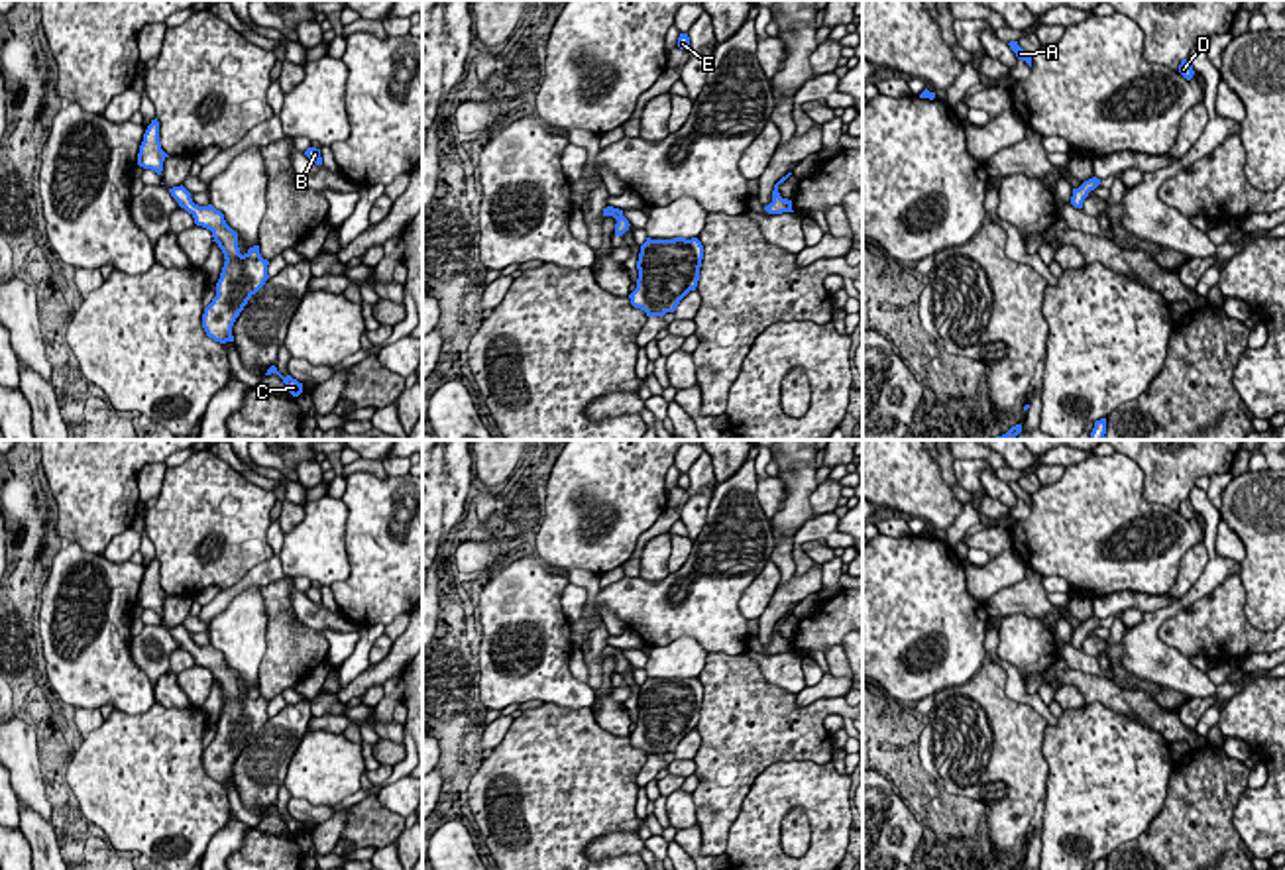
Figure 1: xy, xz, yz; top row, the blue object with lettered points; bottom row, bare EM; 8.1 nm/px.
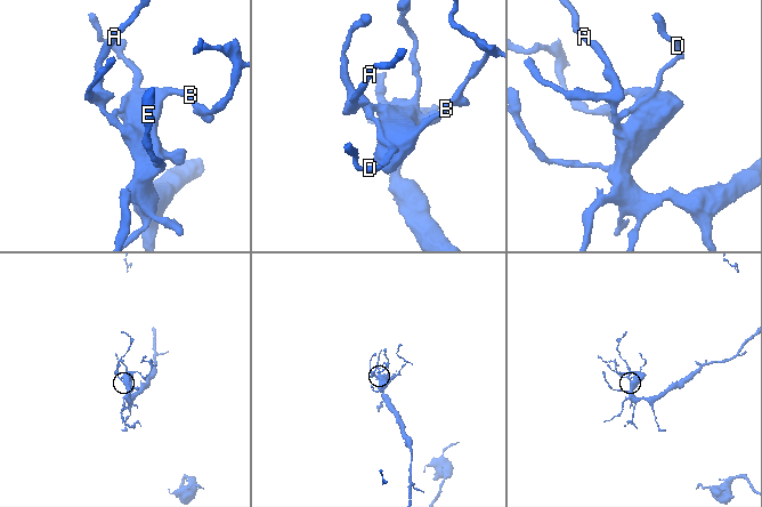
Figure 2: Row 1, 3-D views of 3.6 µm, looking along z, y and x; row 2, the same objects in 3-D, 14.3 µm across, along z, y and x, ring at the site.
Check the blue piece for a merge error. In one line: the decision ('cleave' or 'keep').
keep

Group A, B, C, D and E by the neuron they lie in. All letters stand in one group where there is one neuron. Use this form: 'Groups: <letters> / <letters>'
Groups: A B C D E

